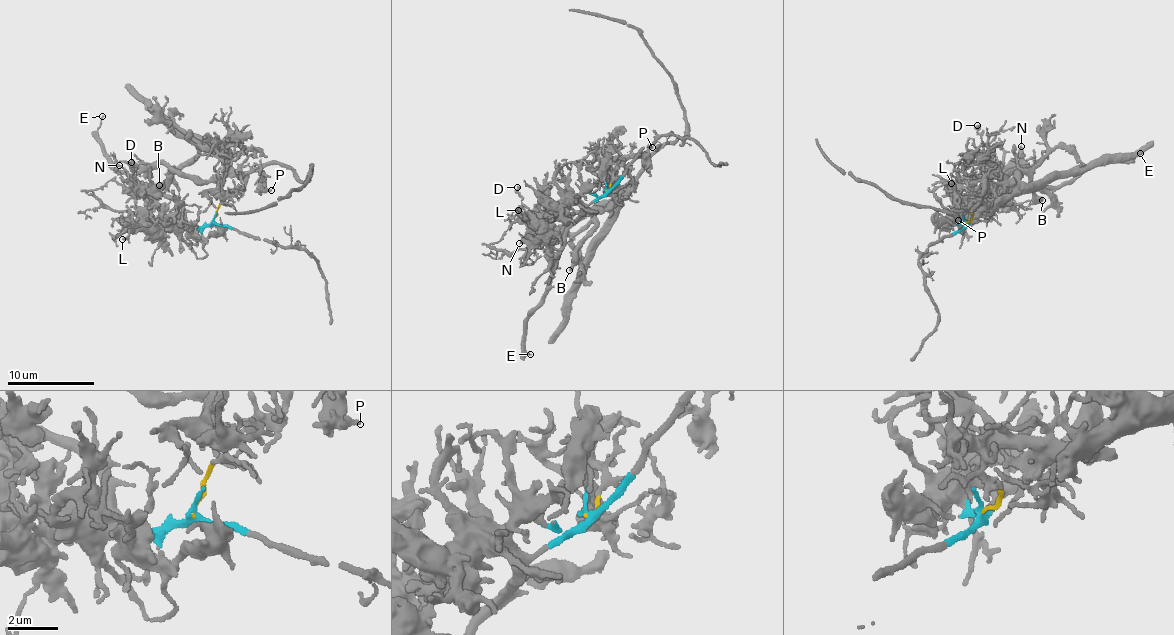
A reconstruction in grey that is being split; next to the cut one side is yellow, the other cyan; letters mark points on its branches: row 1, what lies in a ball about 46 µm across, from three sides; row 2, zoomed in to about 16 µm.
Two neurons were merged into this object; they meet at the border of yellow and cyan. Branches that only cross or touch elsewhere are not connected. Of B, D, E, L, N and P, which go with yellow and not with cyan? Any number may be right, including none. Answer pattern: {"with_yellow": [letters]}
{"with_yellow": ["B", "P"]}

